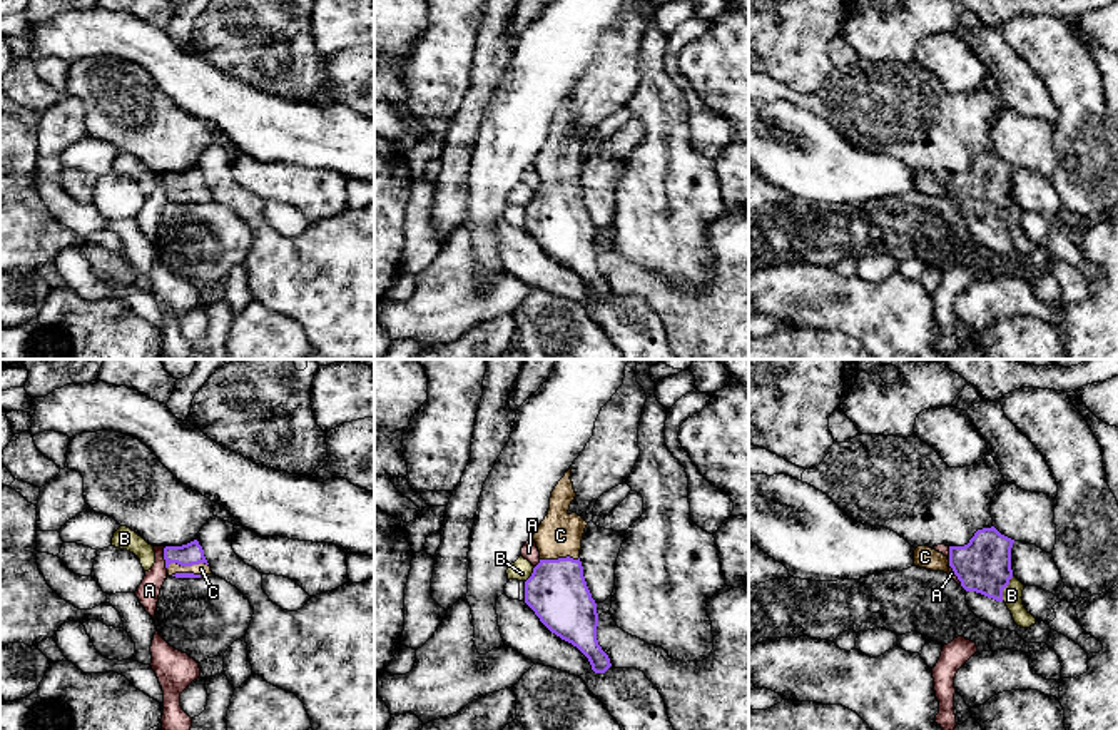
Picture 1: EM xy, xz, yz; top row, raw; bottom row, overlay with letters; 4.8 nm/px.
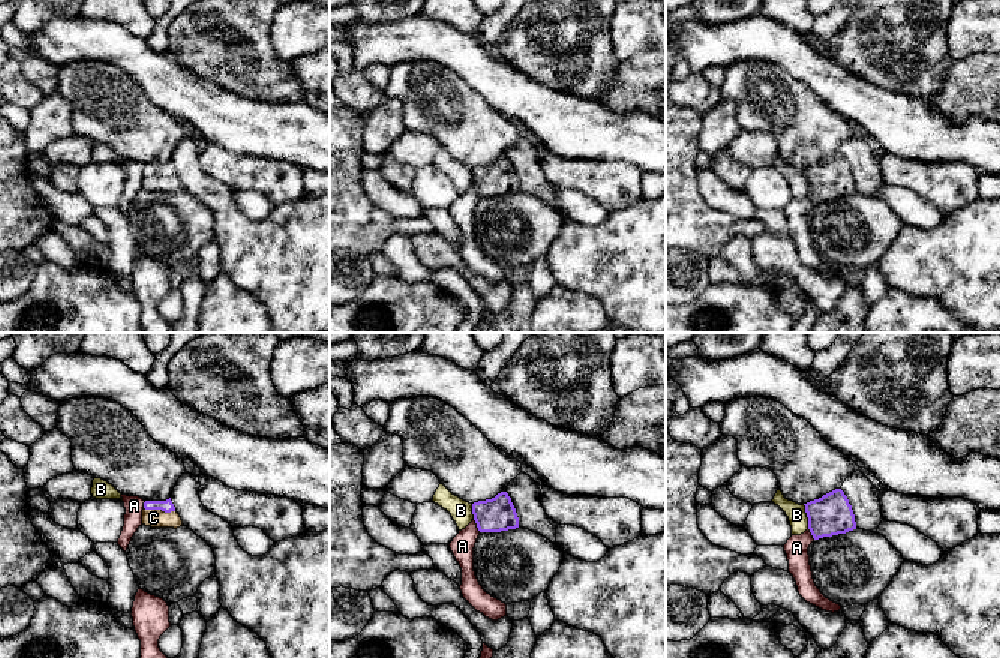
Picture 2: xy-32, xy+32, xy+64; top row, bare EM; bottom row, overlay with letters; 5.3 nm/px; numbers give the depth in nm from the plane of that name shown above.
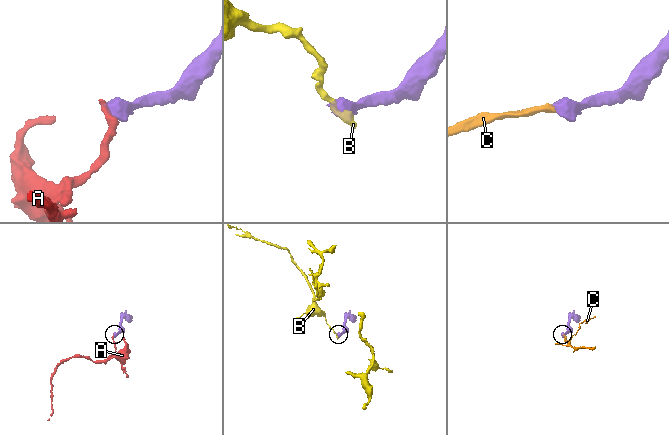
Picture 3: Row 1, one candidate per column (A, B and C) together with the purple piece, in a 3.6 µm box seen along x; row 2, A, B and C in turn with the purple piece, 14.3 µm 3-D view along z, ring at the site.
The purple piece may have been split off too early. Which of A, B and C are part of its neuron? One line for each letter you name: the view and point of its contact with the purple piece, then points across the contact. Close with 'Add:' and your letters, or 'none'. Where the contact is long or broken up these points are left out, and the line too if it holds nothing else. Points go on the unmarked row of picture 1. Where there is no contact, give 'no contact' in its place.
C: meets purple in xy at (186, 191); runs through xy (191, 179), (186, 191), (201, 194)
Add: C

